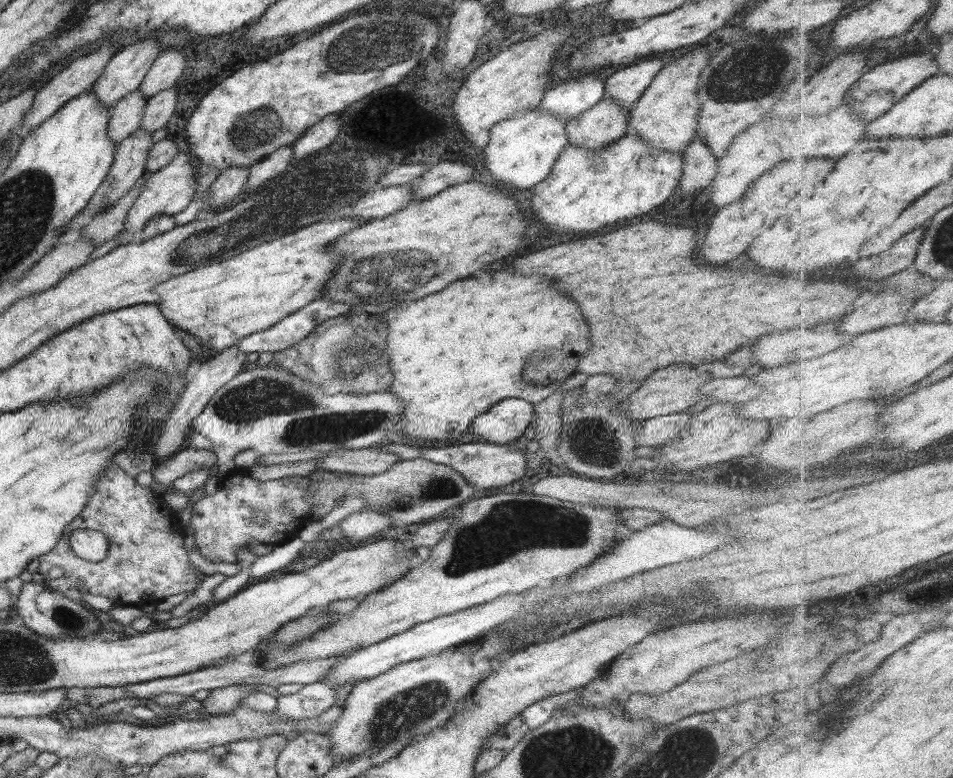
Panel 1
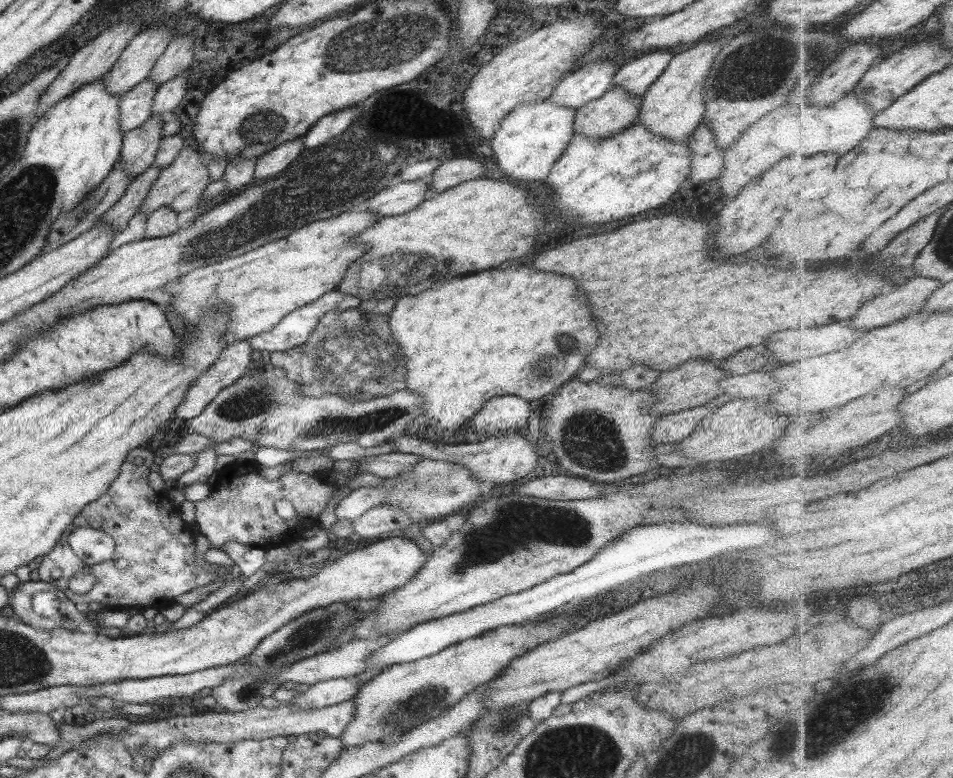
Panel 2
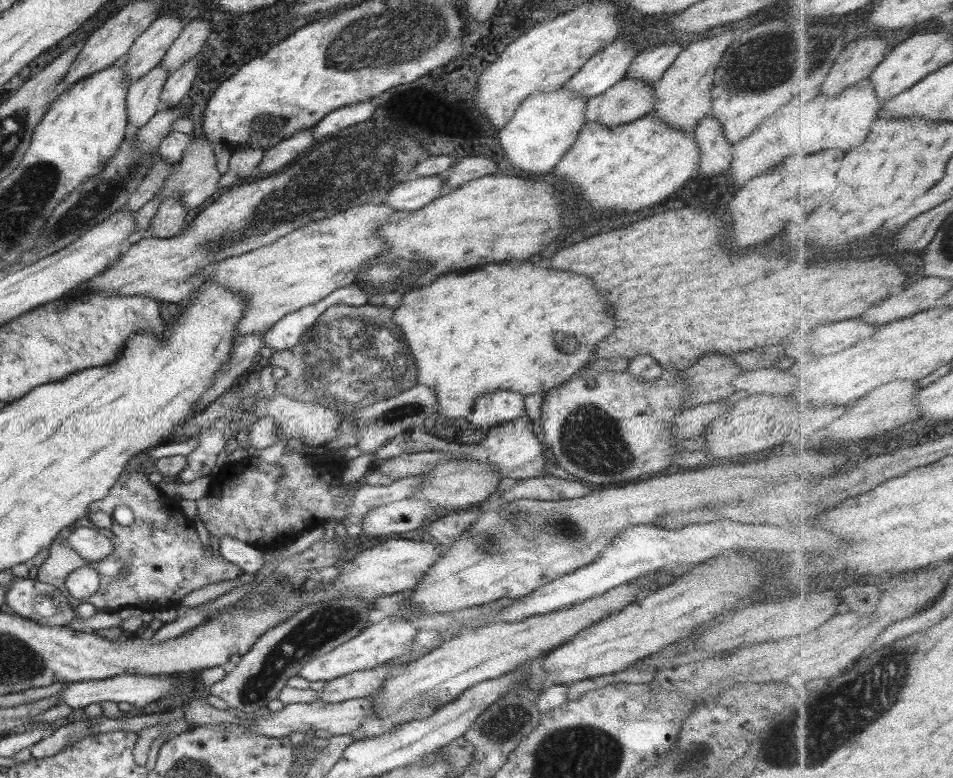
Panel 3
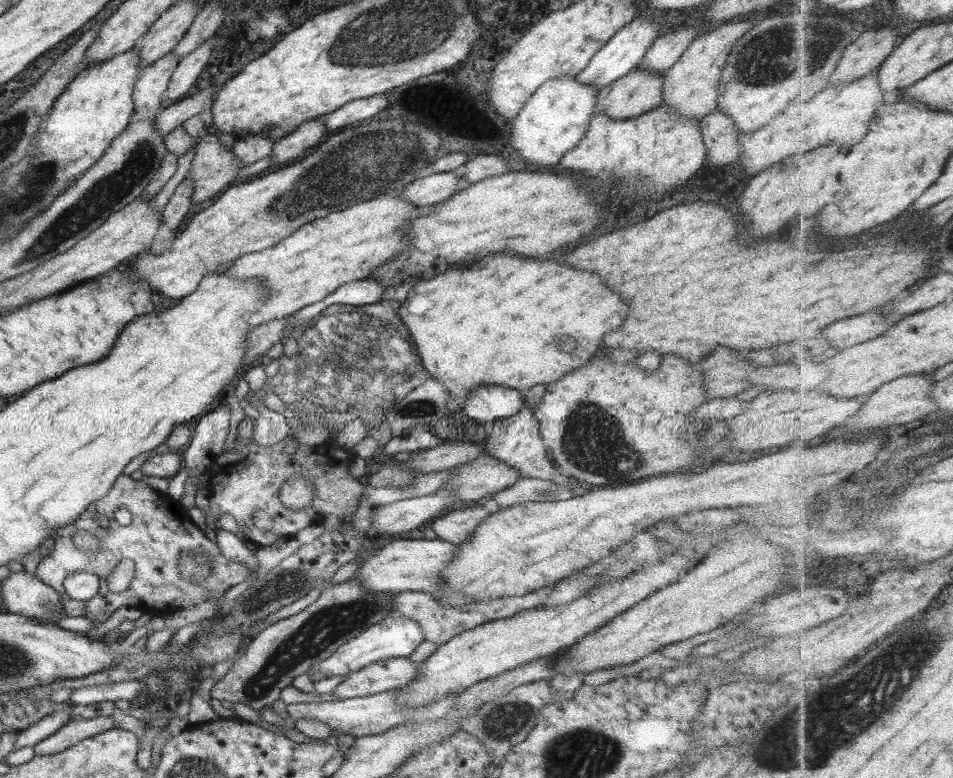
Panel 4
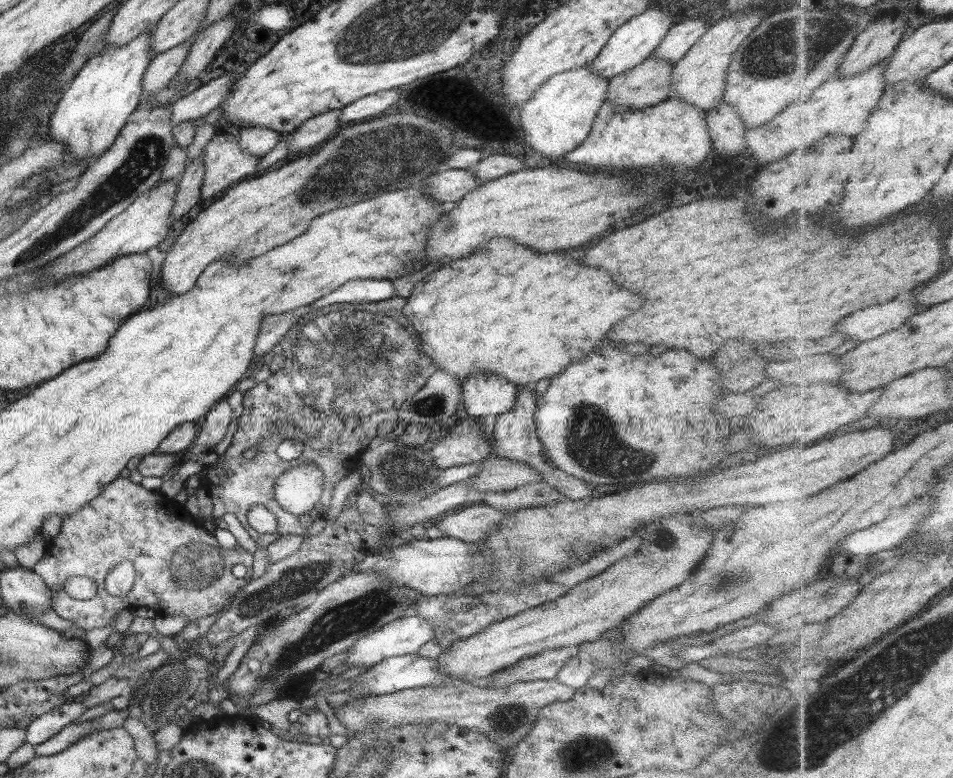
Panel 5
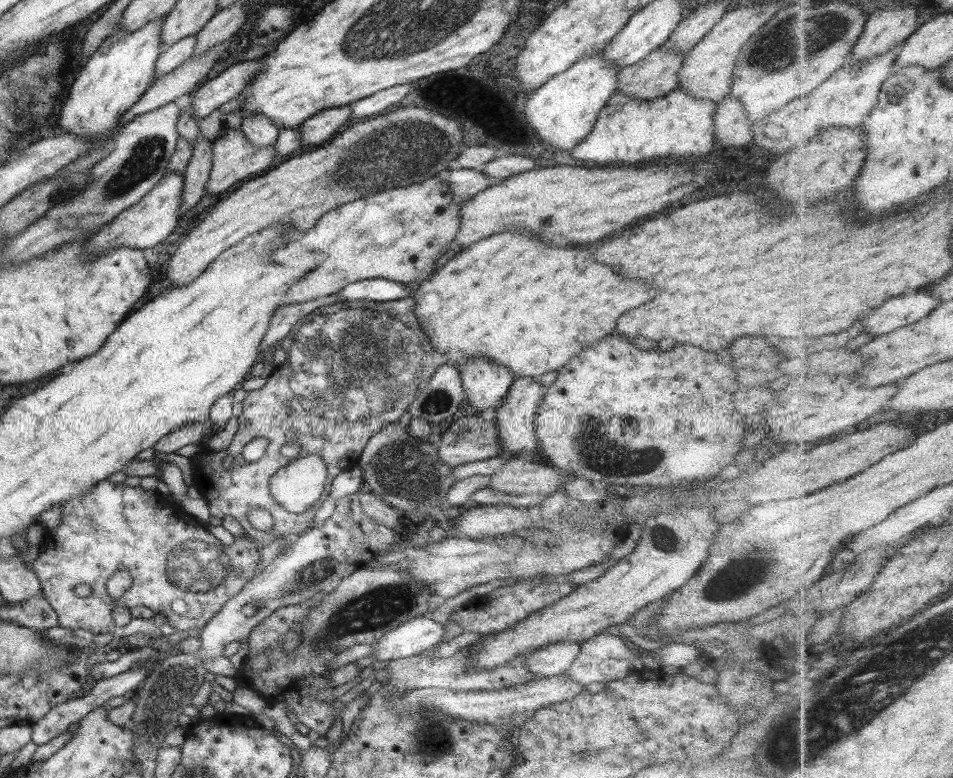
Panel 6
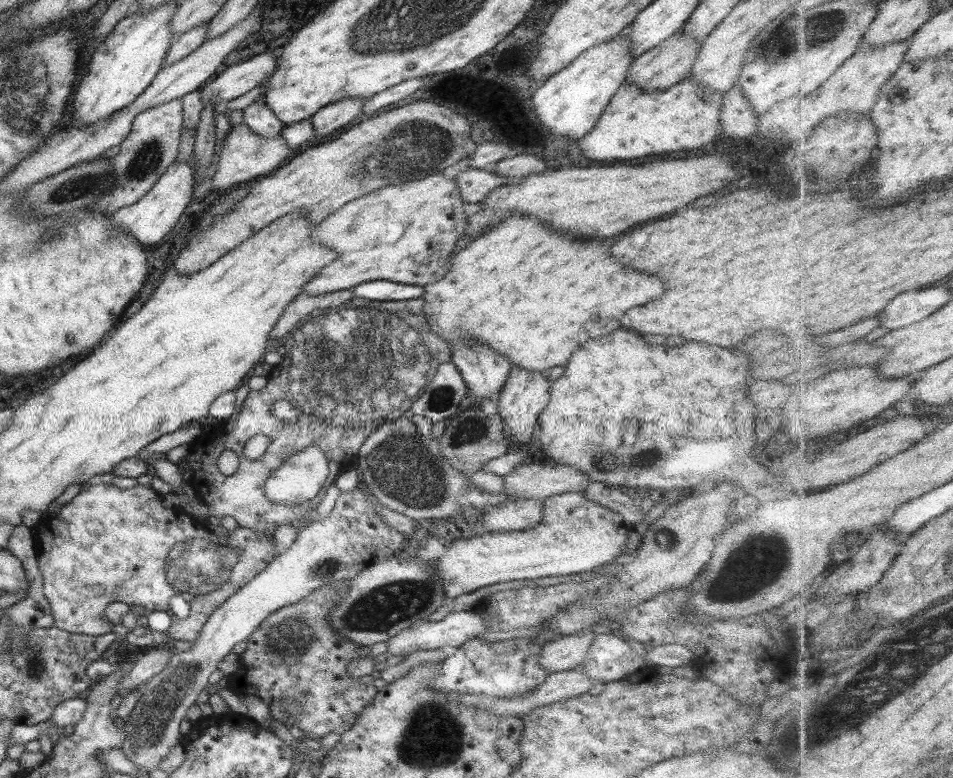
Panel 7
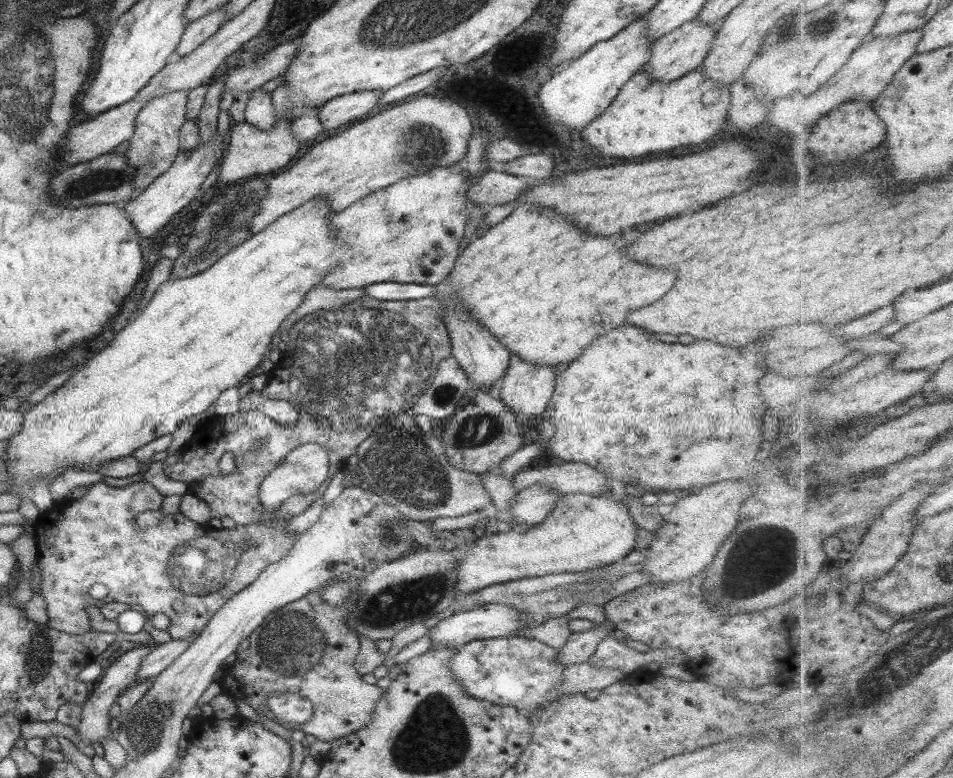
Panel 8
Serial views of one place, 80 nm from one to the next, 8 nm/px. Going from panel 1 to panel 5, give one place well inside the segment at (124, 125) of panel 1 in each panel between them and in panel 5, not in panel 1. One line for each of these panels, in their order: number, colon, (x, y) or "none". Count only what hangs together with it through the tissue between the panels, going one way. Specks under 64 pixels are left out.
2: (135, 106)
3: (142, 97)
4: (149, 88)
5: (163, 66)

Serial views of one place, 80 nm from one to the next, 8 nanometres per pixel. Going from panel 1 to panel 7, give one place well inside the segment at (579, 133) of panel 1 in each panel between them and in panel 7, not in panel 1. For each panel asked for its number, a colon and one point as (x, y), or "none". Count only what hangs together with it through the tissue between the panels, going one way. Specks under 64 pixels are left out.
2: (609, 114)
3: (626, 100)
4: (639, 90)
5: (645, 84)
6: (654, 75)
7: (668, 62)

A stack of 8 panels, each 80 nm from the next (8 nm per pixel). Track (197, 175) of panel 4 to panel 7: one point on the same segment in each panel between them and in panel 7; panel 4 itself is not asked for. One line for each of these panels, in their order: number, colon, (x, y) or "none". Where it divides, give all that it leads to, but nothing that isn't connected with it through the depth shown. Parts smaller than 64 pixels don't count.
5: (226, 163)
6: (233, 158)
7: (244, 155)

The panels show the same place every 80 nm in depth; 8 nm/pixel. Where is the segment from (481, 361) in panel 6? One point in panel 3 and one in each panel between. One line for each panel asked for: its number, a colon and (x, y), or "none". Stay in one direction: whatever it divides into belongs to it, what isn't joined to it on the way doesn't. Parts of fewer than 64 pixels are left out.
3: (494, 408)
4: (484, 402)
5: (483, 394)

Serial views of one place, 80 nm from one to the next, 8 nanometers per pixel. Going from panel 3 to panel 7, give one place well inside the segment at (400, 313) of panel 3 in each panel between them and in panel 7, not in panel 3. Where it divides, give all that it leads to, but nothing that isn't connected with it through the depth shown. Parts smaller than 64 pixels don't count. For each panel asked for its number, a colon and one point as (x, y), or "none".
4: (543, 320)
5: (507, 310)
6: (512, 299)
7: (527, 292)

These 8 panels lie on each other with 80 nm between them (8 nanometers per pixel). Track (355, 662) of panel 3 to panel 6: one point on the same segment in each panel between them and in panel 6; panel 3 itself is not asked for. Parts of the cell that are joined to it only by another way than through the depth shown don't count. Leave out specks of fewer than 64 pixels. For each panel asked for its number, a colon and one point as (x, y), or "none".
4: (395, 636)
5: (405, 636)
6: (422, 633)

